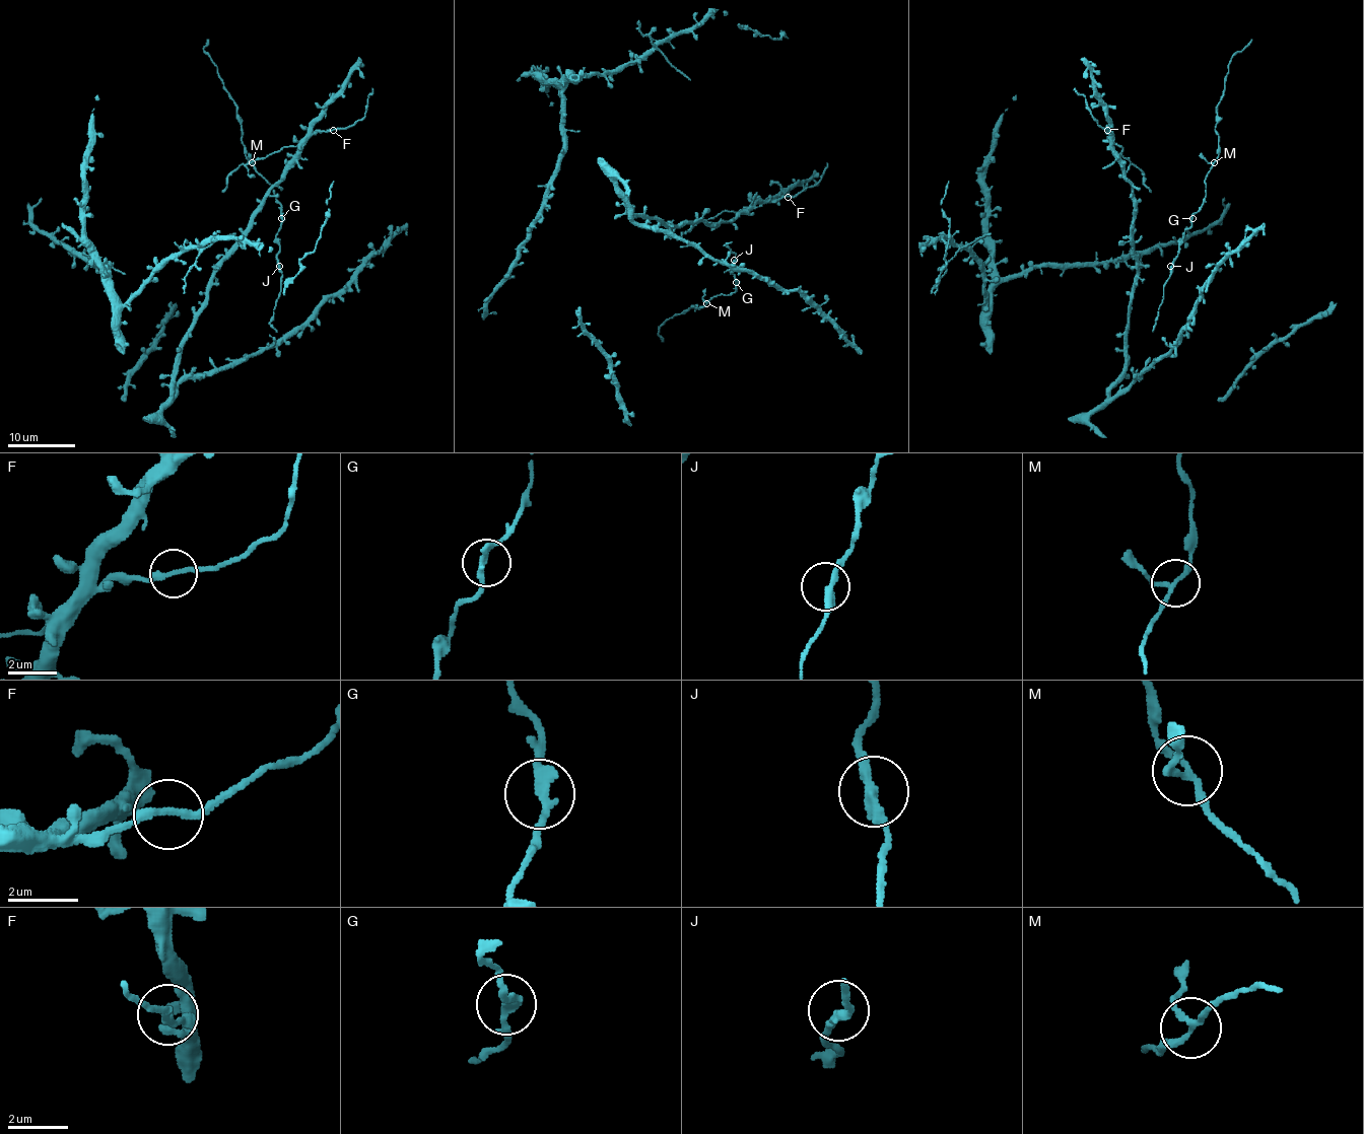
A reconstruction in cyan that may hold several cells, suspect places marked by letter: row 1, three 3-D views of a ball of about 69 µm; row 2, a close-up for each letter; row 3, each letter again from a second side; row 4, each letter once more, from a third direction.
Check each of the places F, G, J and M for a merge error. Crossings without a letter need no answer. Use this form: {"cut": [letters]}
{"cut": []}

